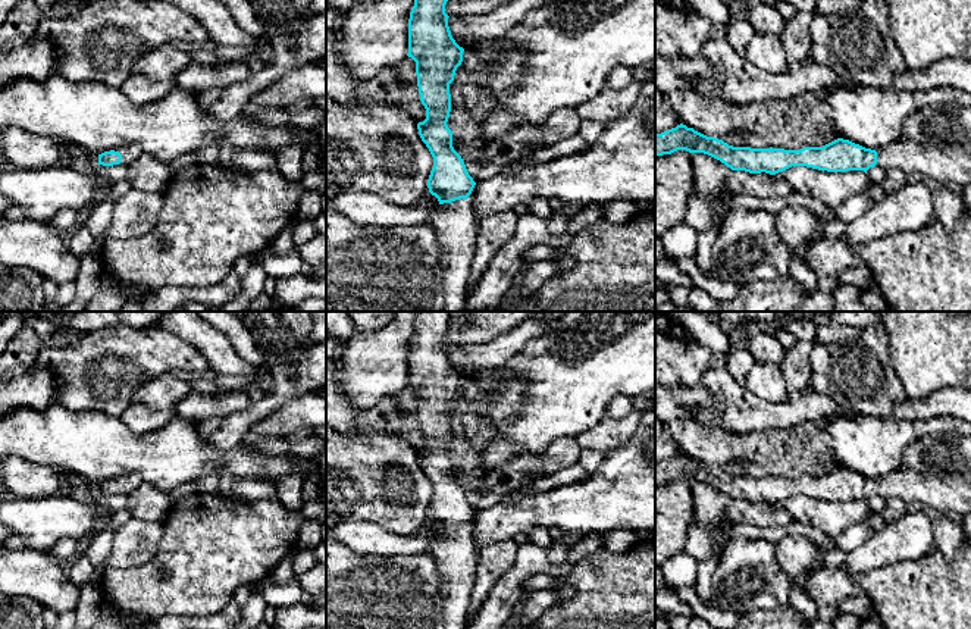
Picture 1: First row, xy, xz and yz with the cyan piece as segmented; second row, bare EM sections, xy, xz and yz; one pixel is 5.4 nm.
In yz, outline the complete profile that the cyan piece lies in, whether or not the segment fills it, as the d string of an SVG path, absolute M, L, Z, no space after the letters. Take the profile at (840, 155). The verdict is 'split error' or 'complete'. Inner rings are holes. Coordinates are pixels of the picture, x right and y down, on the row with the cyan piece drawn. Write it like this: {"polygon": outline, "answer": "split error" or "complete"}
{"polygon": "M680 123L655 134L655 156L677 150L704 153L732 170L776 175L792 166L806 166L827 172L864 170L878 165L889 170L898 168L905 176L920 173L931 187L956 187L971 184L971 145L937 144L921 145L899 138L876 150L849 140L837 138L823 147L801 150L733 147L723 140L707 137Z", "answer": "split error"}

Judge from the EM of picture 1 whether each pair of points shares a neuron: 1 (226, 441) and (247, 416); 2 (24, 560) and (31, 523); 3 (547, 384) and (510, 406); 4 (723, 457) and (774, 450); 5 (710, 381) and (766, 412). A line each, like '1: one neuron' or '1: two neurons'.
1: one neuron
2: two neurons
3: two neurons
4: one neuron
5: one neuron

